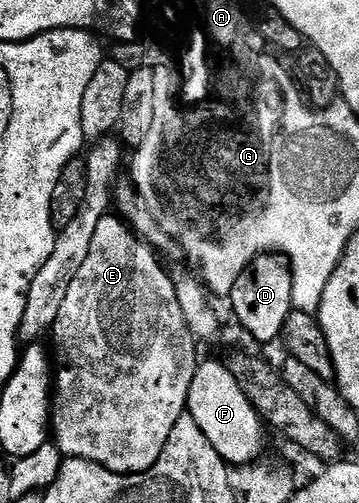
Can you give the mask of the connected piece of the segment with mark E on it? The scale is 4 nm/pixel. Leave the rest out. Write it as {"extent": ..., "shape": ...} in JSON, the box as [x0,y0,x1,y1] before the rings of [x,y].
{"extent":[50,213,198,477],"shape":[[[112,213],[98,221],[94,241],[90,241],[90,254],[86,256],[82,269],[78,269],[78,277],[70,281],[70,289],[66,289],[66,301],[62,301],[62,309],[58,312],[58,321],[54,321],[52,326],[50,340],[52,339],[53,345],[56,346],[56,355],[54,351],[54,394],[50,412],[50,435],[64,457],[97,463],[115,471],[117,475],[140,477],[153,470],[156,464],[165,458],[170,433],[174,433],[174,425],[178,425],[178,421],[186,413],[190,385],[194,381],[194,373],[198,366],[198,358],[196,359],[198,343],[186,325],[182,305],[176,296],[176,286],[172,284],[172,275],[164,272],[164,267],[156,260],[155,253],[146,244],[139,243],[128,232],[128,227],[123,222],[127,223]]]}

